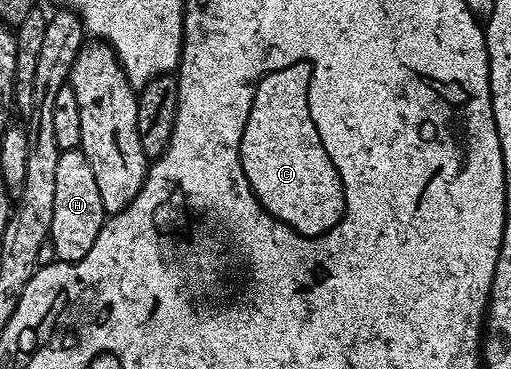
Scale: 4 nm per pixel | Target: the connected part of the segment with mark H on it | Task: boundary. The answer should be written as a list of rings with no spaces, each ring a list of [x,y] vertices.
[[[64,149],[57,159],[57,183],[53,202],[53,227],[49,243],[56,258],[61,261],[80,261],[89,255],[89,247],[101,231],[105,220],[101,194],[97,191],[97,178],[85,159],[83,150]]]

